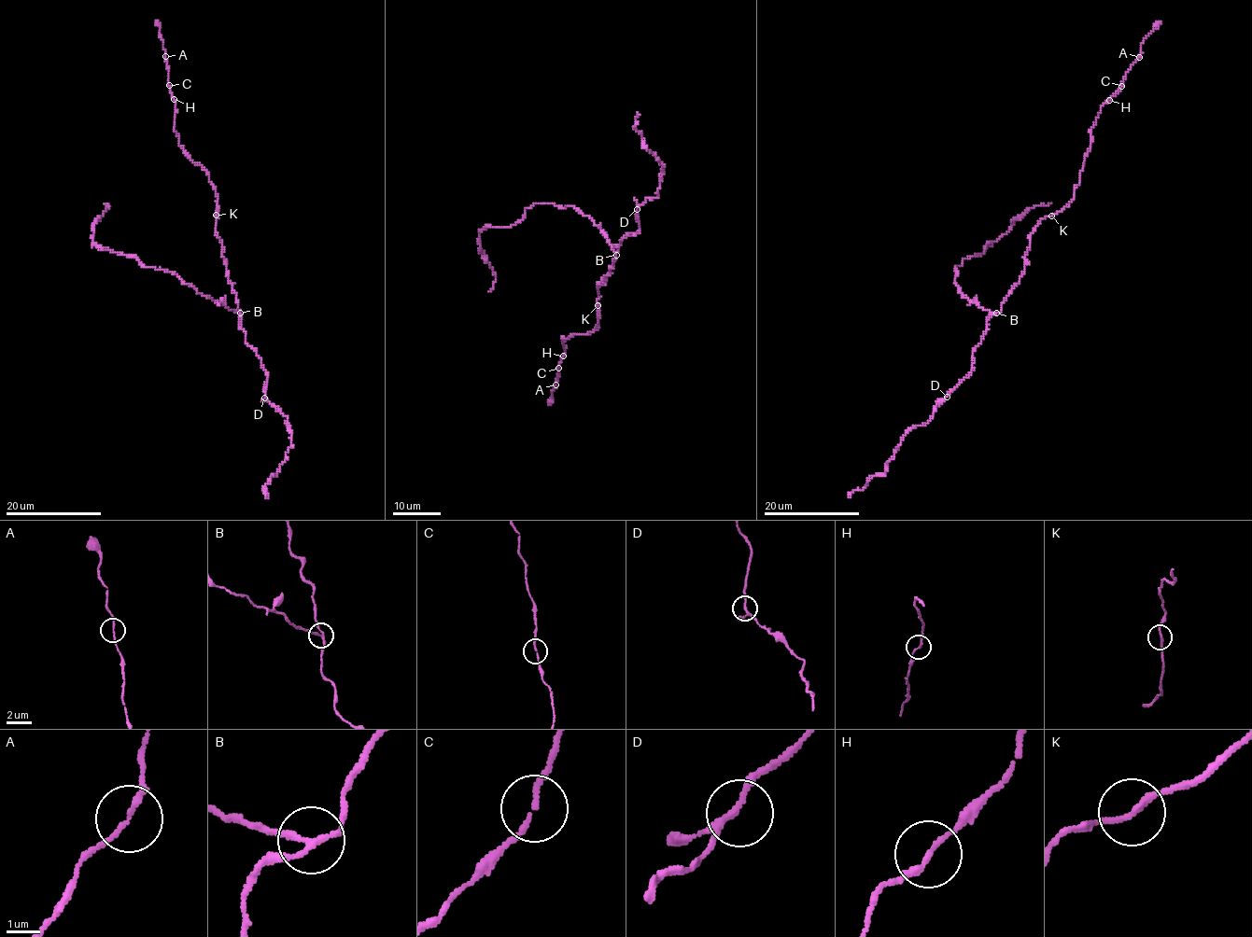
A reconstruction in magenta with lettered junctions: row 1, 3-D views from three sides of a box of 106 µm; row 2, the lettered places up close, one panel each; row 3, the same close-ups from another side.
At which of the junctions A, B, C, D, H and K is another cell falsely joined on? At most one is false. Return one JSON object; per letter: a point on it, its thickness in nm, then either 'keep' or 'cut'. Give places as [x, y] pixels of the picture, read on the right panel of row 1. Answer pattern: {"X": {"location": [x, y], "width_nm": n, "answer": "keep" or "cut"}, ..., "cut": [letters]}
{"A": {"location": [1139, 57], "width_nm": 150, "answer": "keep"}, "B": {"location": [996, 313], "width_nm": 150, "answer": "cut"}, "C": {"location": [1121, 86], "width_nm": 140, "answer": "keep"}, "D": {"location": [947, 397], "width_nm": 160, "answer": "keep"}, "H": {"location": [1109, 100], "width_nm": 150, "answer": "keep"}, "K": {"location": [1051, 216], "width_nm": 190, "answer": "keep"}, "cut": ["B"]}

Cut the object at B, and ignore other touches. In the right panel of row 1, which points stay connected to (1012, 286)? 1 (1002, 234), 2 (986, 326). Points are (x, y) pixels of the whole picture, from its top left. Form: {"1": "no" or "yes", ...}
{"1": "no", "2": "yes"}

